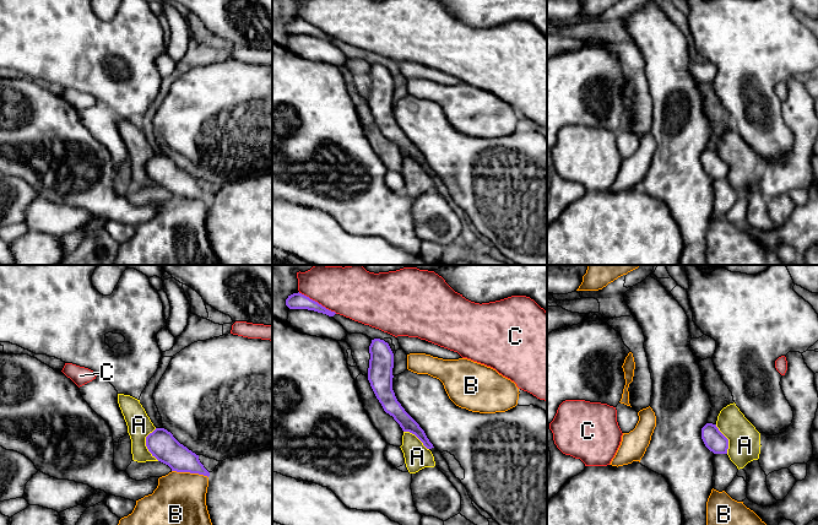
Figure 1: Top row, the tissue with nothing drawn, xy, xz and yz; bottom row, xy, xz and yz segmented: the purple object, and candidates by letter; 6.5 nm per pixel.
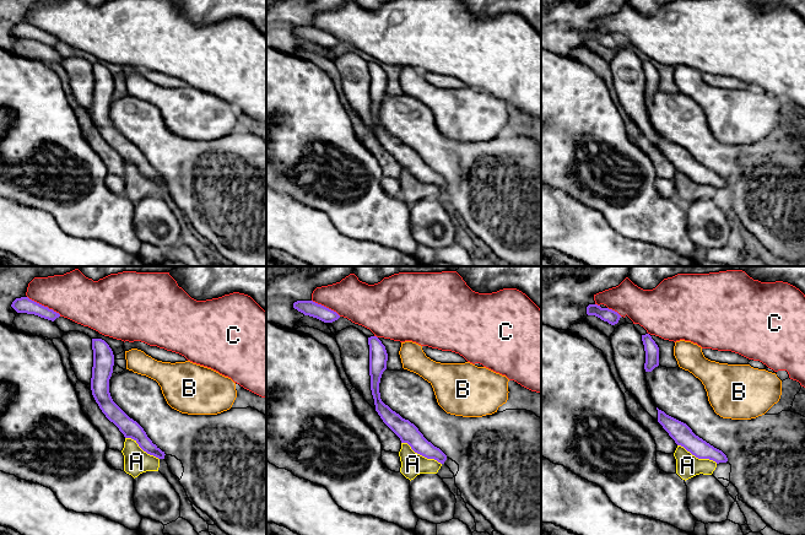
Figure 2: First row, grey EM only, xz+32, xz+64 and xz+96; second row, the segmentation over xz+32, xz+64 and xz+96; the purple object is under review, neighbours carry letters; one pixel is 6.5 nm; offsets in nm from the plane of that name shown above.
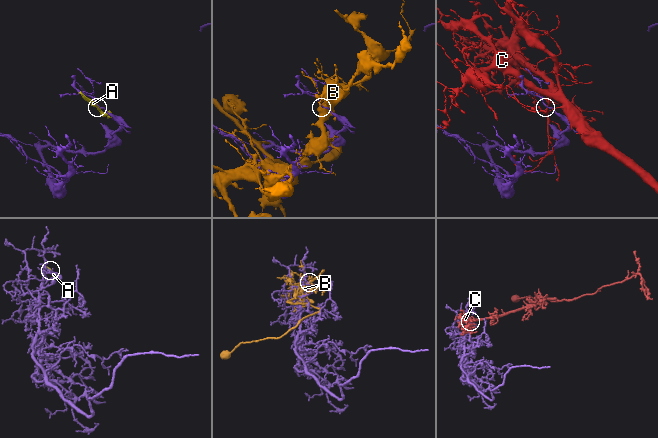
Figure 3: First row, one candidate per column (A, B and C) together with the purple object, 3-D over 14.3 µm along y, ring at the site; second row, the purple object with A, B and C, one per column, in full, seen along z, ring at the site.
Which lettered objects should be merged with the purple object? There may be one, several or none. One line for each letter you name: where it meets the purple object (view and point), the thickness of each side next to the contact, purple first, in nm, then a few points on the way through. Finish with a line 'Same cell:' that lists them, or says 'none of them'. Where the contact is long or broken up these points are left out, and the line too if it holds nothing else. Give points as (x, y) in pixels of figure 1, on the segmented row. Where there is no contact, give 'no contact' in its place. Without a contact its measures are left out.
Same cell: none of them

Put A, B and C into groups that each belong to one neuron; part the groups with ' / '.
A / B / C

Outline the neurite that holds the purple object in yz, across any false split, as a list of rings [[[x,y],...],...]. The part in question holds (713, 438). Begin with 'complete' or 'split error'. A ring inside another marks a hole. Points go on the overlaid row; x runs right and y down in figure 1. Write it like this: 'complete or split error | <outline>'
complete | [[[706,423],[701,428],[701,439],[714,454],[727,454],[728,439],[719,431],[716,424]]]

